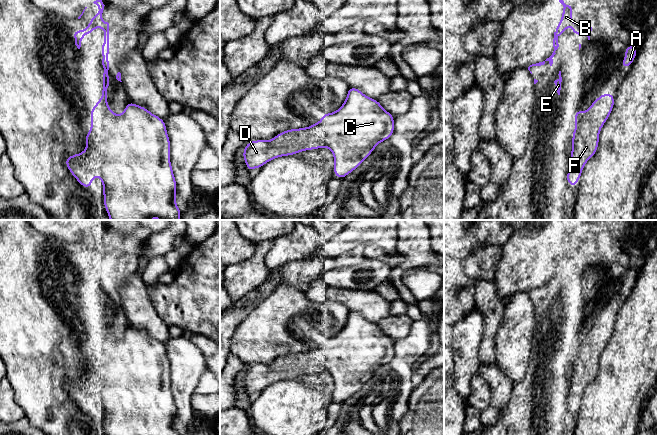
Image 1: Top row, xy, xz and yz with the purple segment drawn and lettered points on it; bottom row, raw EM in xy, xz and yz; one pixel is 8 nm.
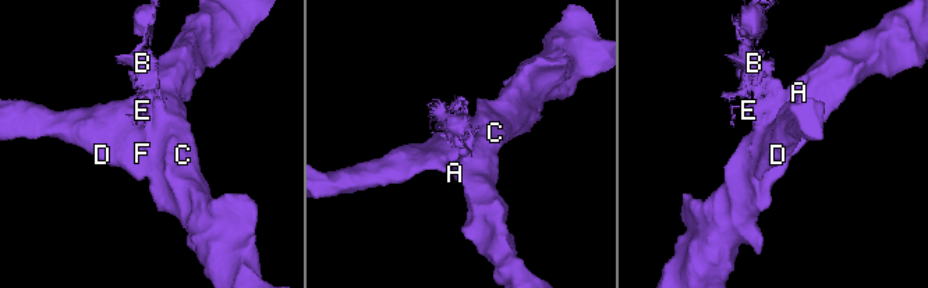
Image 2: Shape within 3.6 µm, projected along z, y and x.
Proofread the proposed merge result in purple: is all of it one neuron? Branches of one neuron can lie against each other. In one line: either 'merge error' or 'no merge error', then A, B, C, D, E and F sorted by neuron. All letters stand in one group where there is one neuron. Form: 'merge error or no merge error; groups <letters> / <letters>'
no merge error; groups A B C D E F

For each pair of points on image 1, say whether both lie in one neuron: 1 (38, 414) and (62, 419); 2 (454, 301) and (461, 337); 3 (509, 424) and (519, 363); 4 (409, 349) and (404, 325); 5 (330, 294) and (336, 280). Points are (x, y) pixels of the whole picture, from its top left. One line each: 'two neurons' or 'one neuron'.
1: one neuron
2: two neurons
3: two neurons
4: two neurons
5: two neurons

